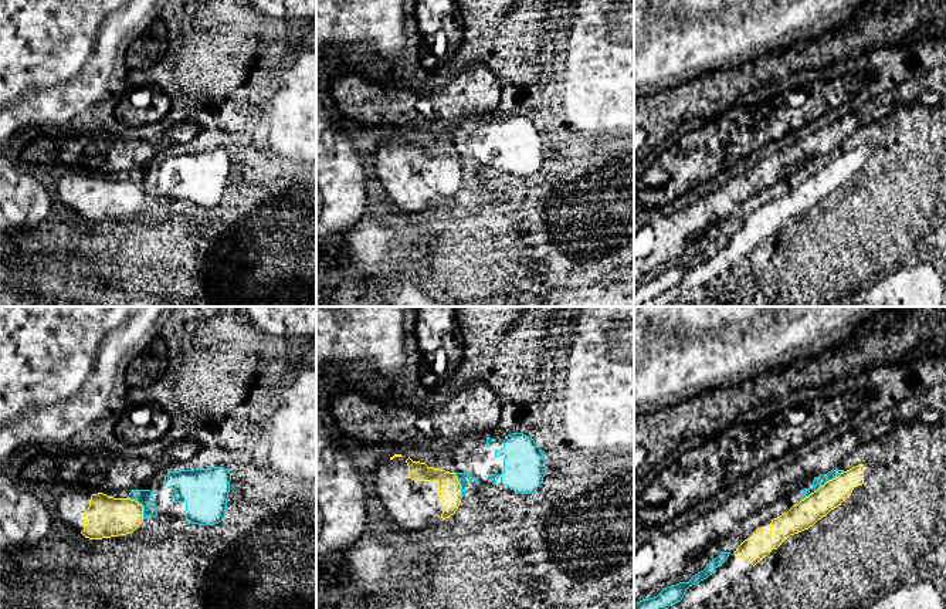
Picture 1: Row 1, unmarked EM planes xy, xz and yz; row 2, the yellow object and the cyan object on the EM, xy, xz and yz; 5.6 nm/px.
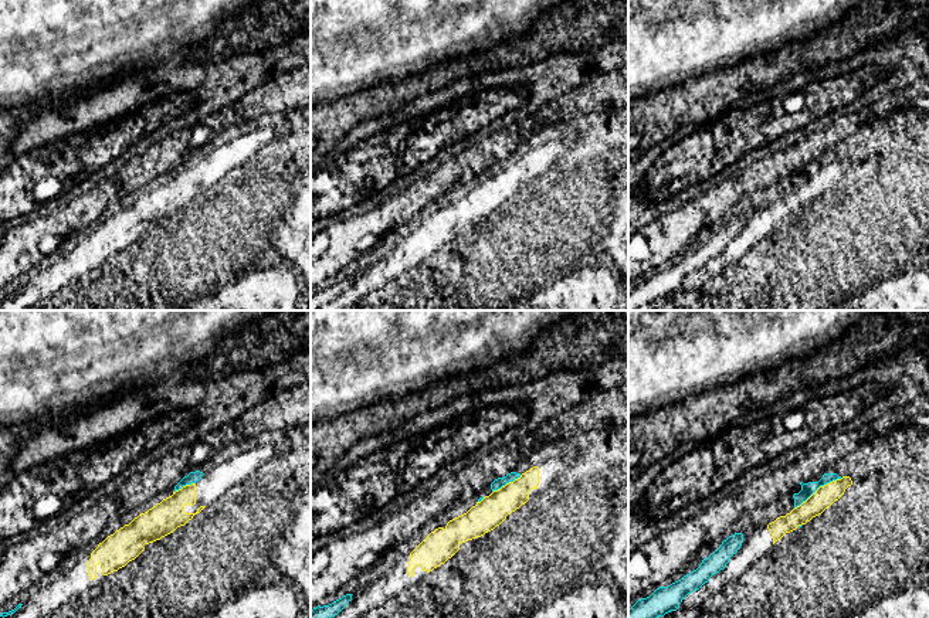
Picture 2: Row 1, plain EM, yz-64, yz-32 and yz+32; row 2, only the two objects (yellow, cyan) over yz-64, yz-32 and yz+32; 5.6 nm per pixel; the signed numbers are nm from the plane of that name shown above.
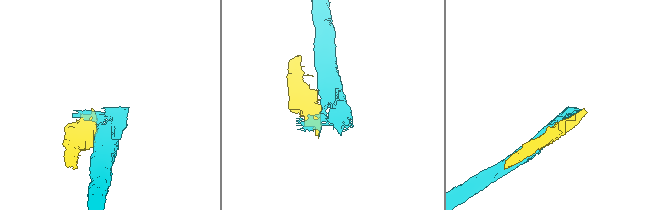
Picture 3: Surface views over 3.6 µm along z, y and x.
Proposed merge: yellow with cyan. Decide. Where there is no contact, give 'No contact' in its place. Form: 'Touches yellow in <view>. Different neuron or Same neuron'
Touches yellow in xy. Different neuron

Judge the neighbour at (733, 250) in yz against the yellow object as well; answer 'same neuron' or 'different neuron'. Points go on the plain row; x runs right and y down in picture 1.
different neuron

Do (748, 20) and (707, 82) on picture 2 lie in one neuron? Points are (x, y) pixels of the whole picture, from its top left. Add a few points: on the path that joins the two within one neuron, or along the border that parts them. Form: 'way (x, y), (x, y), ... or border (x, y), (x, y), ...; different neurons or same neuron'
border (742, 68), (725, 67), (705, 71), (684, 82); different neurons

